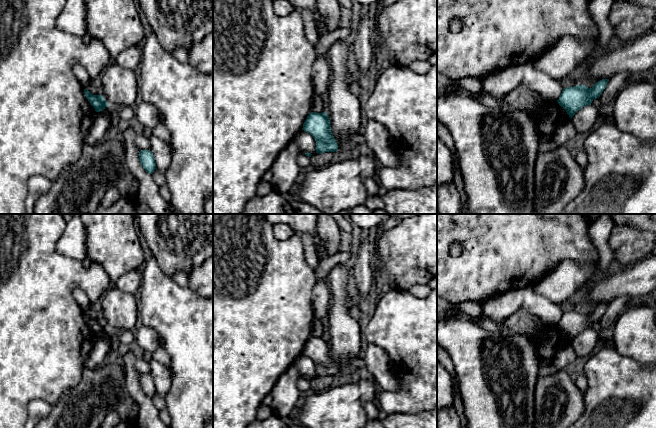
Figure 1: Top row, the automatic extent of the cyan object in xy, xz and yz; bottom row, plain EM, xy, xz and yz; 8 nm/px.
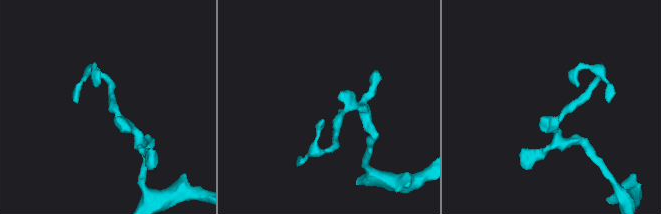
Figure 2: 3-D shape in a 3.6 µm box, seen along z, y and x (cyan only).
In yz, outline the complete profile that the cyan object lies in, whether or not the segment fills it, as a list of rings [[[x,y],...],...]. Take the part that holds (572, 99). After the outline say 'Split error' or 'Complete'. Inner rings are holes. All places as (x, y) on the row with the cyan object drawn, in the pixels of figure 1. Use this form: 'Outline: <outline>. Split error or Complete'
Outline: [[[602,79],[596,82],[592,88],[588,88],[585,85],[563,88],[557,102],[566,110],[569,117],[572,118],[578,110],[586,105],[591,105],[595,98],[600,97],[608,81],[609,79]]]. Complete

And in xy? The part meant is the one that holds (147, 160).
Outline: [[[140,150],[139,159],[146,172],[152,174],[156,169],[156,162],[153,153],[149,150]]]. Complete

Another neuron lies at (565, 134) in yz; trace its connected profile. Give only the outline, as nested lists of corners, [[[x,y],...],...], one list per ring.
[[[569,117],[556,129],[553,141],[557,145],[571,145],[577,141],[577,132],[572,119]]]

